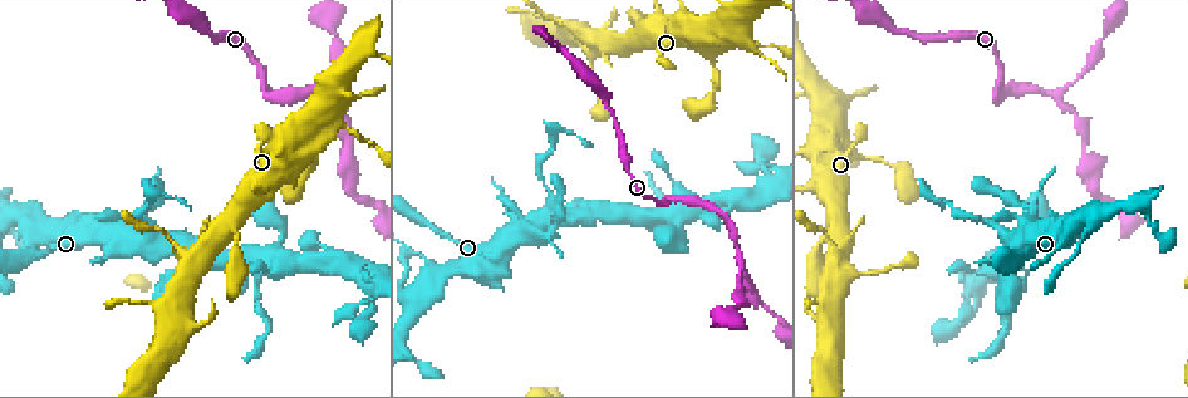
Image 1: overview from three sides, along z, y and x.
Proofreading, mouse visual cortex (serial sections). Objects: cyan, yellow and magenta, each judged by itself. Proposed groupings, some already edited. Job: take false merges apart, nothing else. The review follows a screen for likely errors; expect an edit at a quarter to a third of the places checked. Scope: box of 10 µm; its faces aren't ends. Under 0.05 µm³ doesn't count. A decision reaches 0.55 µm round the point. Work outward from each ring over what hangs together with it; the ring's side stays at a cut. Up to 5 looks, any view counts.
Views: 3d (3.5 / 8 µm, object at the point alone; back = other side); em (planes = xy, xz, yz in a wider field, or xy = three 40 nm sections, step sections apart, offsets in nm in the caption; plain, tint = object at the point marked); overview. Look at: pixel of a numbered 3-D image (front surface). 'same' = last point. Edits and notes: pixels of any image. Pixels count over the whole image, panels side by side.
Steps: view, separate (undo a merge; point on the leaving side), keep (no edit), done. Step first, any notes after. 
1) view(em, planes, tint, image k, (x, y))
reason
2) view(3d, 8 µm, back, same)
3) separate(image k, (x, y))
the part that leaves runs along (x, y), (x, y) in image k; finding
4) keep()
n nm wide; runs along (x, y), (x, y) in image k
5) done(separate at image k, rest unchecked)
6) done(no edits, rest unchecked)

view(3d, 3.5 µm, image 1, (668, 199))
sharp bend

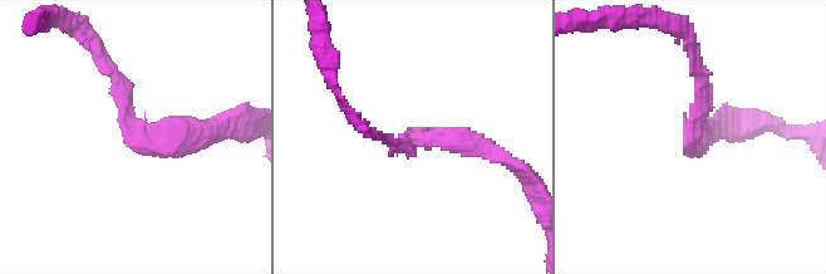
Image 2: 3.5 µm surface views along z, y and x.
view(em, xy, step 5, tint, image 2, (696, 123))
arms of 200, 300 nm; shape alone is not enough

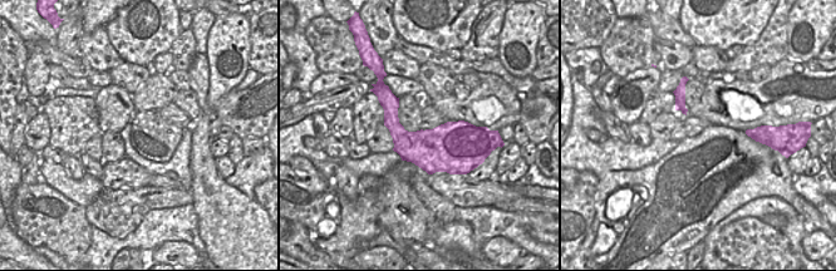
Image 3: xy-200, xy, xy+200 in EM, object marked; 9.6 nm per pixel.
keep()
continuous, no second cell

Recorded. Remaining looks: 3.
view(3d, 3.5 µm, image 1, (259, 254))
four arms meet

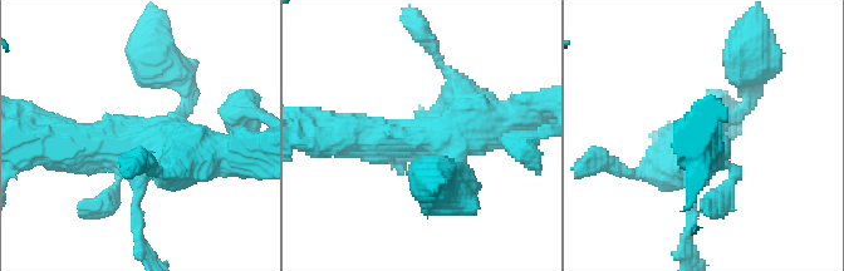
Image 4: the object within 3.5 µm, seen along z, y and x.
view(em, xy, step 5, tint, image 4, (419, 139))
shape alone is not enough

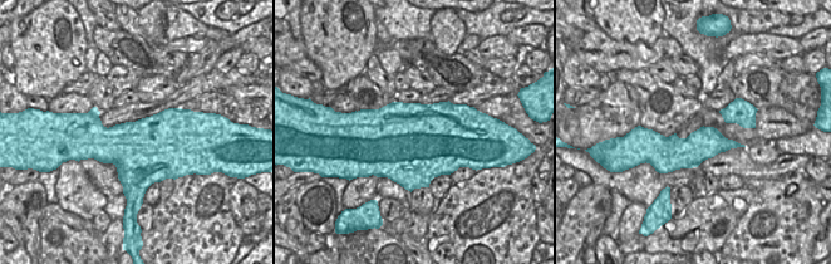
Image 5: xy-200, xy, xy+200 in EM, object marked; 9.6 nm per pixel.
view(em, planes, tint, same)
another direction

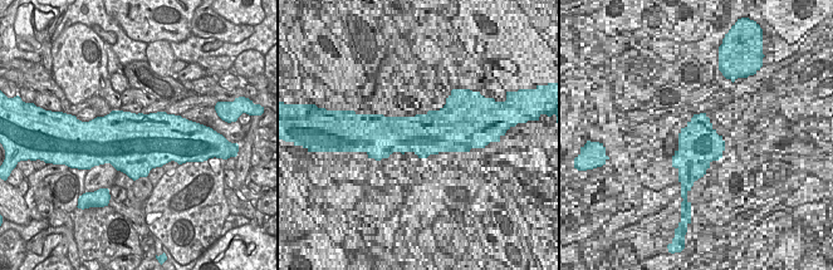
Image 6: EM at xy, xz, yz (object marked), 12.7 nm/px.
keep()
runs along (332, 134), (432, 138), (503, 118) in image 4; continuous, no second cell

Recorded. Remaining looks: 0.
done(no edits, rest unchecked)

